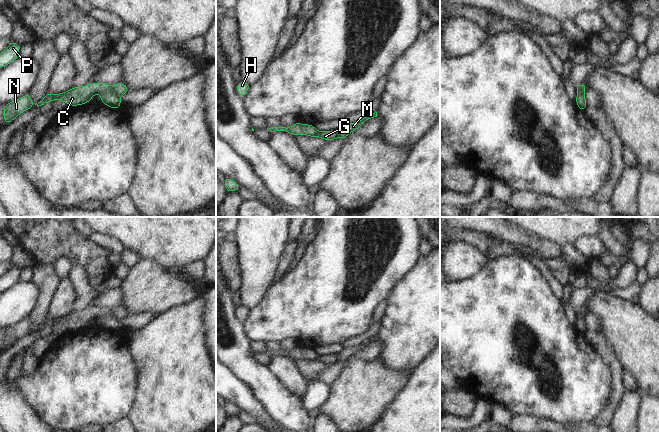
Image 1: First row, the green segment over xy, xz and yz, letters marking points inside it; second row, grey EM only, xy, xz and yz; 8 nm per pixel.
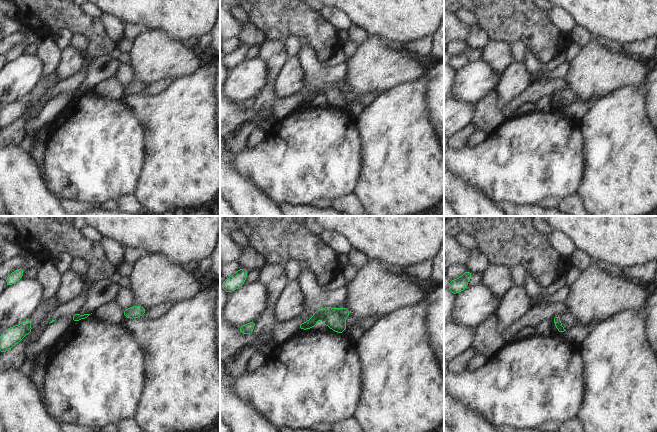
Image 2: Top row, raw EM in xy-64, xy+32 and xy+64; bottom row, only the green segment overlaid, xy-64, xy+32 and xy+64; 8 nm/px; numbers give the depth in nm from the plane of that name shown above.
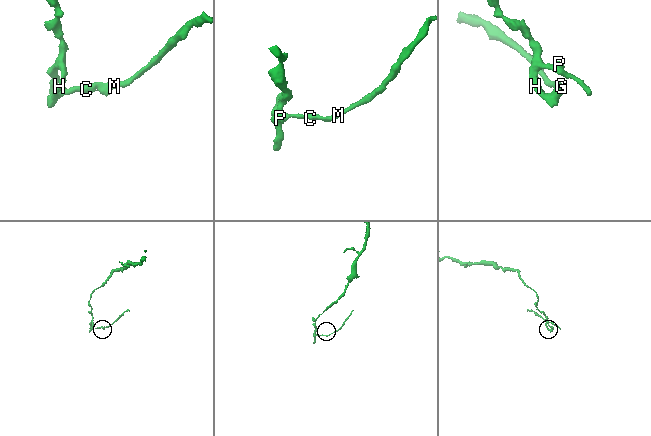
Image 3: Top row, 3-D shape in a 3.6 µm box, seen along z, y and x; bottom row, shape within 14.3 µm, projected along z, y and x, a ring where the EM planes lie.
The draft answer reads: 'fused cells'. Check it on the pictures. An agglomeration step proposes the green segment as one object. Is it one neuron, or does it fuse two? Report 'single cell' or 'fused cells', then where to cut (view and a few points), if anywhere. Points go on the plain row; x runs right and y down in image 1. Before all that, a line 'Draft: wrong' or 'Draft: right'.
Draft: right
fused cells; cut xy (111, 310), (114, 317), (119, 321)

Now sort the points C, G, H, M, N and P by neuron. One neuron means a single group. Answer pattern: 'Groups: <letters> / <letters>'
Groups: C G H N P / M

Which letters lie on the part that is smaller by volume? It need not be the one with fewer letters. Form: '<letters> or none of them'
M

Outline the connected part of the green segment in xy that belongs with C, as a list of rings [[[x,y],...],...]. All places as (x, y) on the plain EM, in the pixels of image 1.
[[[90,307],[86,310],[72,311],[69,315],[63,317],[47,317],[37,328],[37,331],[55,324],[62,324],[70,330],[83,329],[90,326],[95,318],[99,318],[101,320],[100,325],[112,333],[122,330],[120,321],[114,318],[111,309],[105,307]]]

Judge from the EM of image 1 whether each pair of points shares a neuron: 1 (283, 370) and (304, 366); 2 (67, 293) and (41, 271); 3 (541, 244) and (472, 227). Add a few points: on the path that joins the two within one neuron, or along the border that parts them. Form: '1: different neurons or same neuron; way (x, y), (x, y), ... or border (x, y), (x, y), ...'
1: different neurons; border (294, 360), (296, 369), (308, 384)
2: different neurons; border (60, 279), (49, 307)
3: same neuron; way (524, 237), (499, 227), (489, 227)

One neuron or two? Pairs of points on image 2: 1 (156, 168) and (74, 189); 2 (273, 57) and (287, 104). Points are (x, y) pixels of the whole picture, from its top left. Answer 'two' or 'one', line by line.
1: two
2: two

